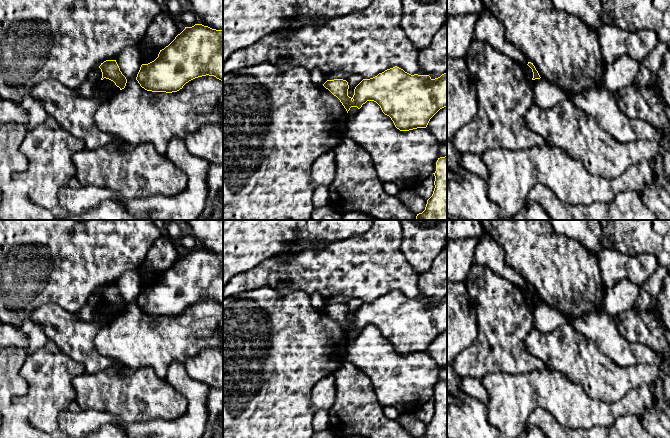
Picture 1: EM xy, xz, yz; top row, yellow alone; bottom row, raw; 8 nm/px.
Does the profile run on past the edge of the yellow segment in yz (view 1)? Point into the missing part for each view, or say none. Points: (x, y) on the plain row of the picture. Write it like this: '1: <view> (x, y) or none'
1: none

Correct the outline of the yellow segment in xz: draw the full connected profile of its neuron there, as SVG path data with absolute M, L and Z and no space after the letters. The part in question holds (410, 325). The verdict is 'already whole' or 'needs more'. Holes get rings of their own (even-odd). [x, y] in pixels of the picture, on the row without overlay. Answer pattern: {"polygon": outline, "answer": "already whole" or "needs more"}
{"polygon": "M395 290L373 302L363 303L355 311L352 322L348 320L349 309L346 304L327 304L323 310L340 324L347 337L351 331L360 333L367 325L376 326L400 355L426 352L430 343L440 333L447 331L447 296L432 303L429 299L411 299Z", "answer": "already whole"}

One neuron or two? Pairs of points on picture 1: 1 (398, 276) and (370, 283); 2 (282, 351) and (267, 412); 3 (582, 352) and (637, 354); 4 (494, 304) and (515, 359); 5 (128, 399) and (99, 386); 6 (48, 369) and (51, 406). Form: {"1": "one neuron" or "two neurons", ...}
{"1": "one neuron", "2": "one neuron", "3": "two neurons", "4": "one neuron", "5": "one neuron", "6": "one neuron"}

